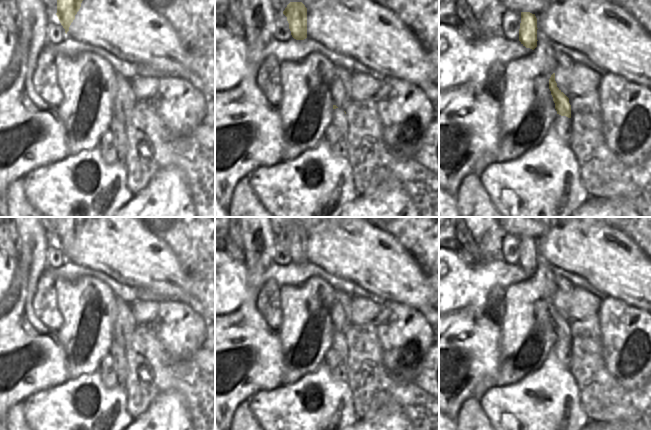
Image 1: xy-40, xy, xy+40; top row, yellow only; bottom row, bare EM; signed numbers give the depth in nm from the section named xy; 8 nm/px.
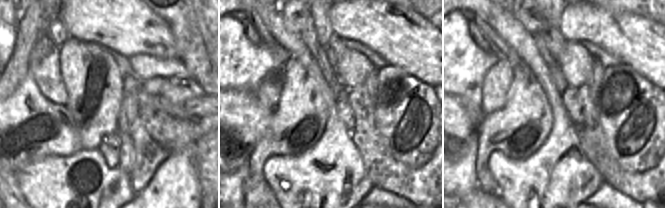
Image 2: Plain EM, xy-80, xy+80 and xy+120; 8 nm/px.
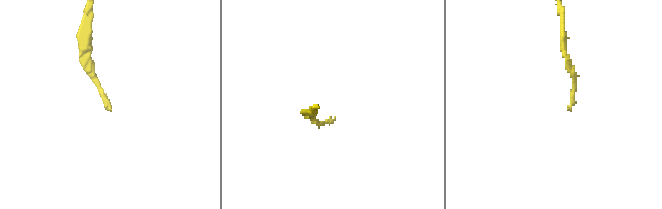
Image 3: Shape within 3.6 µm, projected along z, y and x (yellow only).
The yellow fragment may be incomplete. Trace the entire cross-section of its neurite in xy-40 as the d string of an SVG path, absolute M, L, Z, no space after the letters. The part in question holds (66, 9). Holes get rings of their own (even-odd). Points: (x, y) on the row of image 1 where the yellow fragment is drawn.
M57 0L56 15L65 29L66 34L69 31L71 23L75 19L75 15L81 7L82 1L83 0Z

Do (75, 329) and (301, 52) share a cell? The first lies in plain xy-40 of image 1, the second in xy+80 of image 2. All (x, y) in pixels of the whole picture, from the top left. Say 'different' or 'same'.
different

